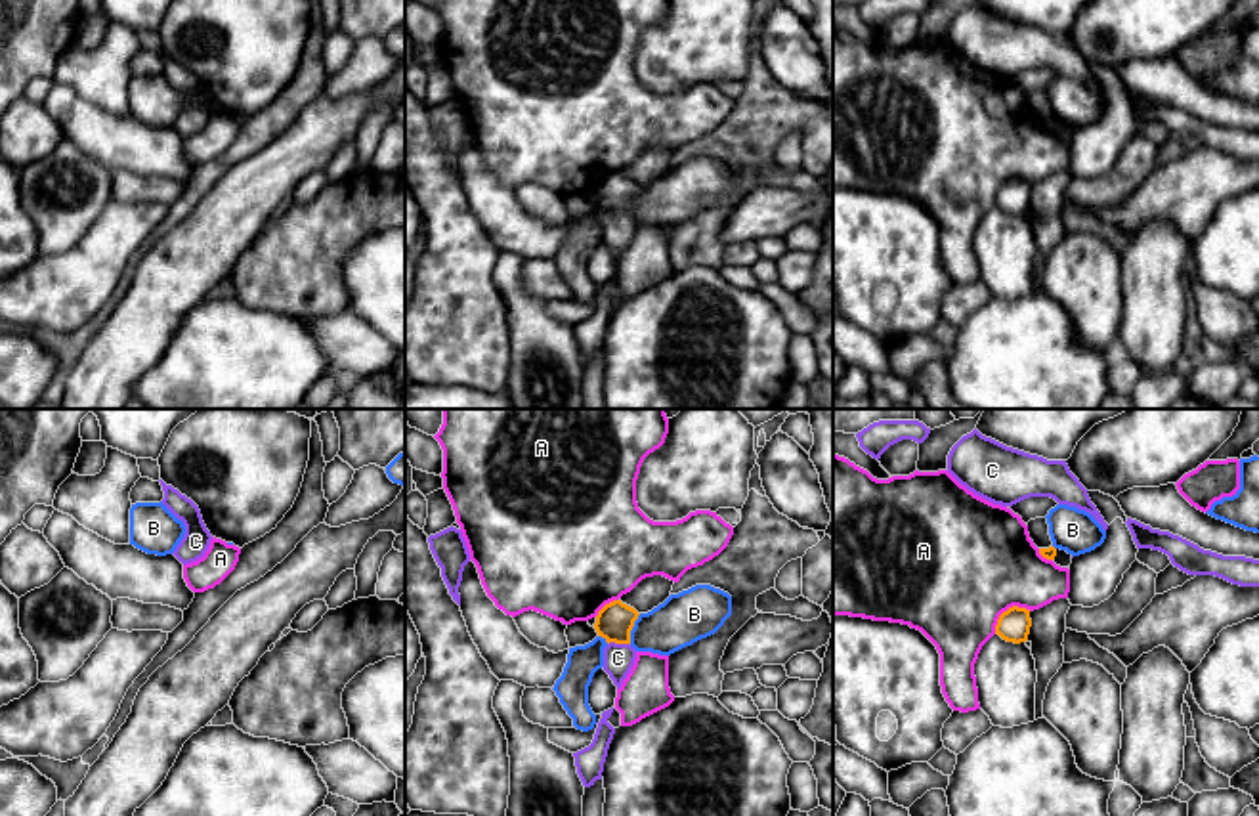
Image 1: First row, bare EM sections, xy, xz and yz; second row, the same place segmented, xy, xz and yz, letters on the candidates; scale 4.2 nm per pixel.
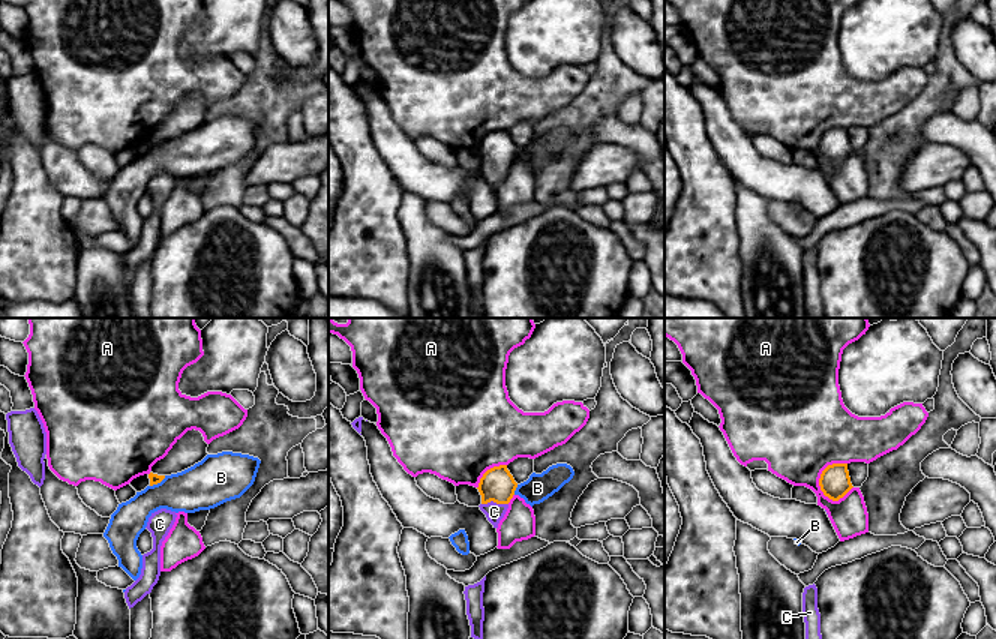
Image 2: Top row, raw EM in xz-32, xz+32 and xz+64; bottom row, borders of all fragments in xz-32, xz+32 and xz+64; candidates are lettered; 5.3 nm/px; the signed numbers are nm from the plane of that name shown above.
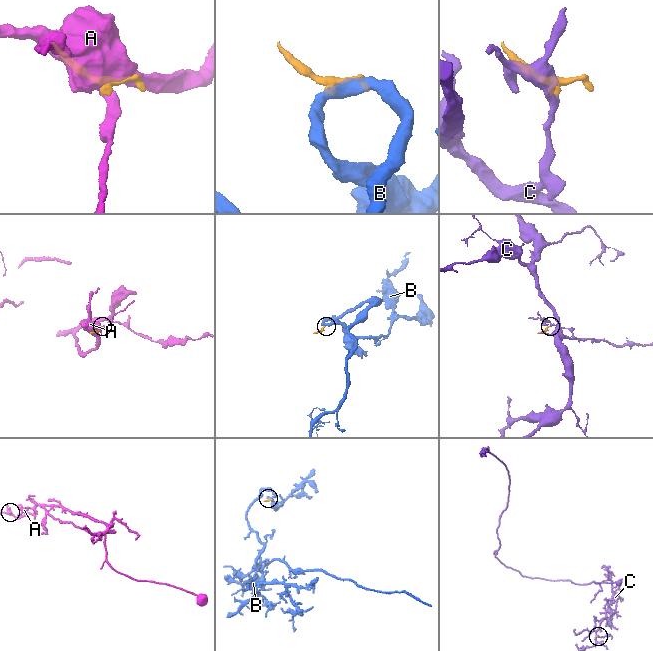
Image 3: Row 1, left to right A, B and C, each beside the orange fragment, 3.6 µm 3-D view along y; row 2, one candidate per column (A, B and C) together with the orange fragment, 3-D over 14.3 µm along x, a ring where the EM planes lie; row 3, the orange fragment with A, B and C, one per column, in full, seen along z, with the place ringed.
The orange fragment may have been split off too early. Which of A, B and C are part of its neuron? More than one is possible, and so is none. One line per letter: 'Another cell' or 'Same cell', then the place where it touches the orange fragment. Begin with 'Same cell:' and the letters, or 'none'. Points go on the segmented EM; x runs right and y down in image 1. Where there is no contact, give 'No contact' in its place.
Same cell: C
A: Another cell. Touches orange at yz (1007, 610)
B: Another cell. Touches orange at xz (631, 629)
C: Same cell. Touches orange at xz (618, 643)

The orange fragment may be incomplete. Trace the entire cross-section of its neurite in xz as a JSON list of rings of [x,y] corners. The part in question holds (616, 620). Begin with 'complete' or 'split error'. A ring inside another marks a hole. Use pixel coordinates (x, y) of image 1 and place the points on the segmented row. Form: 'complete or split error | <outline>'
split error | [[[621,600],[606,604],[598,615],[594,629],[608,646],[604,648],[604,671],[609,675],[617,690],[630,673],[636,650],[630,646],[630,631],[638,619],[638,612]]]

